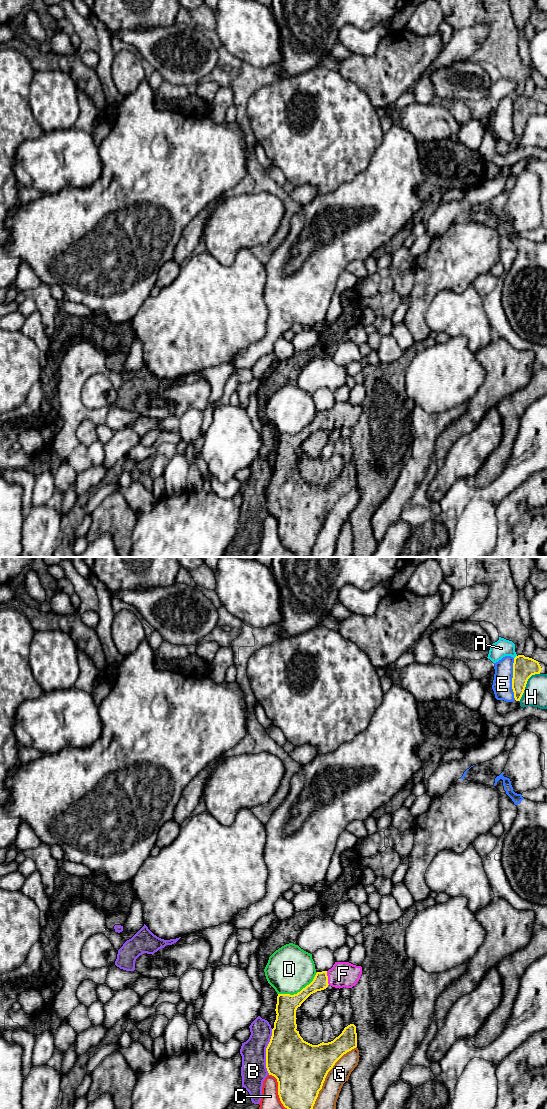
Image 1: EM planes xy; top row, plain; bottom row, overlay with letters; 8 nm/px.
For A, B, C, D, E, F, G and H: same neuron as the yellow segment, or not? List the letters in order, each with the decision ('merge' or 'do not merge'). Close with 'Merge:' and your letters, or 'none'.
A: do not merge
B: do not merge
C: do not merge
D: do not merge
E: do not merge
F: merge
G: do not merge
H: do not merge
Merge: F

